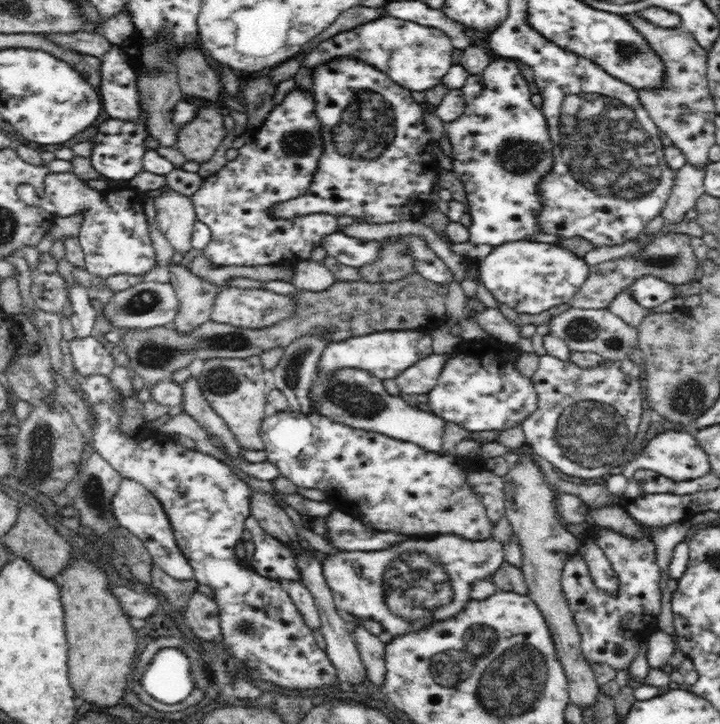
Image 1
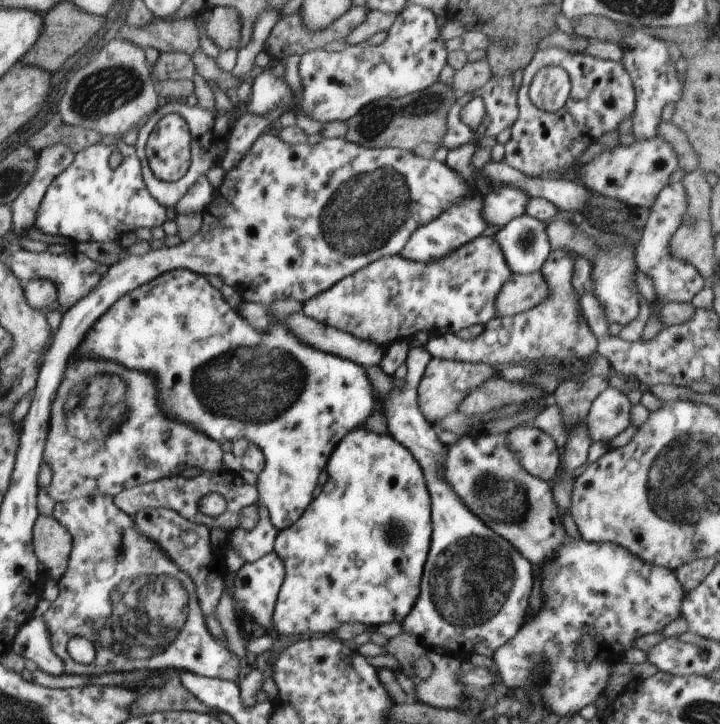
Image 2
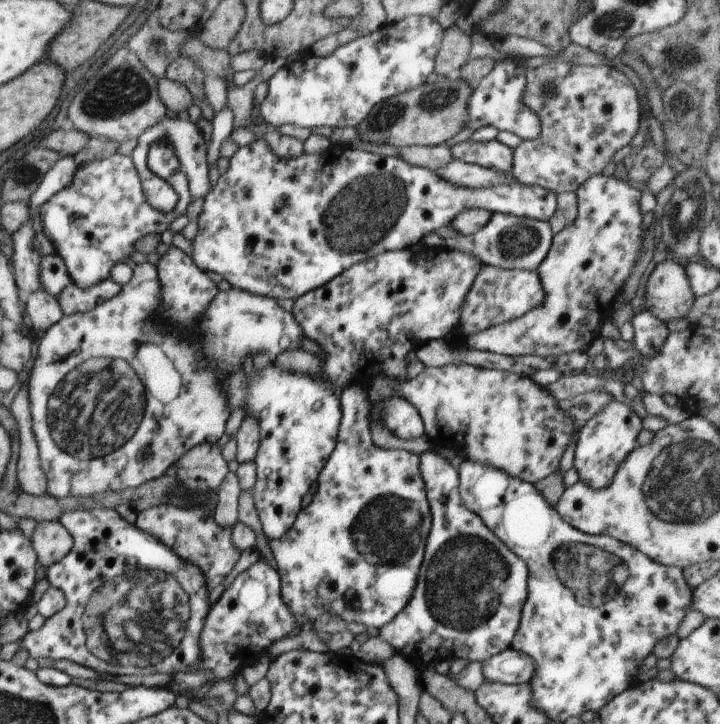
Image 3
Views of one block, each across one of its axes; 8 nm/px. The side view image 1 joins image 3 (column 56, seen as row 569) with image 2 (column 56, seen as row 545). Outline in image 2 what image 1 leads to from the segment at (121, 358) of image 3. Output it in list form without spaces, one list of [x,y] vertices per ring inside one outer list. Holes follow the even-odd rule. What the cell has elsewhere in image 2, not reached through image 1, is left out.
[[[78,347],[74,348],[66,364],[64,380],[58,386],[56,398],[52,402],[51,425],[44,446],[44,464],[52,475],[46,492],[56,503],[99,494],[115,497],[121,490],[134,488],[134,485],[180,475],[185,468],[217,473],[223,468],[223,455],[220,442],[208,438],[188,424],[178,424],[160,412],[152,374],[128,370],[114,360],[86,358],[84,354],[78,354]]]

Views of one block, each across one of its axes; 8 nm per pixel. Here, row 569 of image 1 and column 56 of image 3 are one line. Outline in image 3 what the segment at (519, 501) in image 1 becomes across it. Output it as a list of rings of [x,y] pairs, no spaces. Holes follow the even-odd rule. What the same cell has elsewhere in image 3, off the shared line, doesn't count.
[[[60,521],[39,522],[34,529],[31,541],[39,554],[40,564],[45,569],[60,562],[73,546],[72,536]]]

